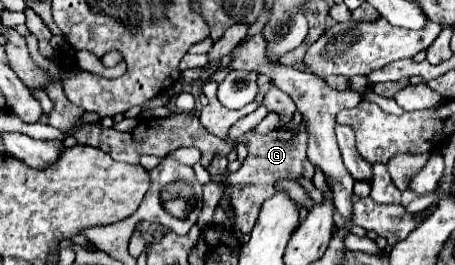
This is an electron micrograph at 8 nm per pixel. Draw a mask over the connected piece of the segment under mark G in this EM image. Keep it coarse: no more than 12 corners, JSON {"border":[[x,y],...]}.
{"border":[[243,134],[231,174],[235,228],[247,234],[279,178],[313,178],[307,134]]}

